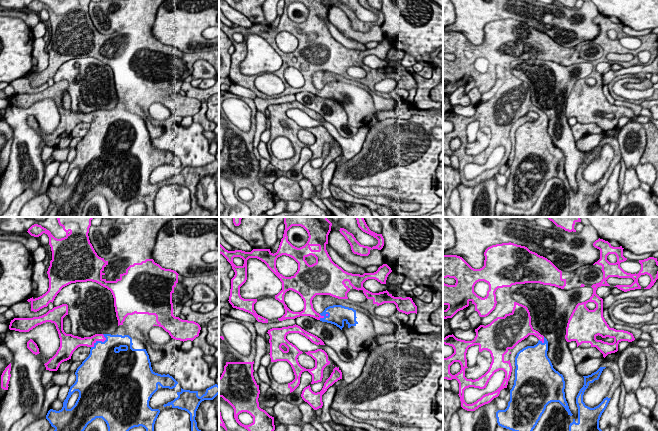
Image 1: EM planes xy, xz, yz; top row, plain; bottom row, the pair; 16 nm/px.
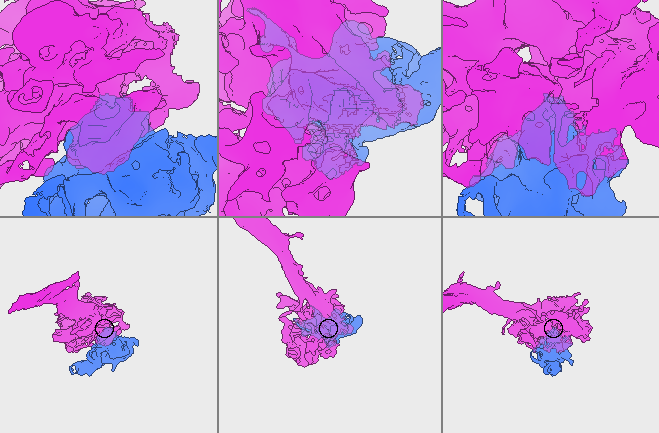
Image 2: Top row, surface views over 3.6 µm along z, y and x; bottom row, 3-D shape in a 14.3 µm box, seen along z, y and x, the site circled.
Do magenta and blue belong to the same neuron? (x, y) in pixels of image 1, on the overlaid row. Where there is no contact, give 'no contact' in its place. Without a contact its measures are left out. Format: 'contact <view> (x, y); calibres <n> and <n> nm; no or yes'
contact xy (100, 340); calibres 160 and 440 nm; yes

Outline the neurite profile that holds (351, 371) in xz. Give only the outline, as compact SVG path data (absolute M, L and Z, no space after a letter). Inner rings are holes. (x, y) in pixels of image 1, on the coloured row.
M320 344L317 346L318 349L324 350L327 353L328 357L330 357L333 362L339 367L342 372L343 382L346 384L354 382L360 376L360 374L362 373L362 369L365 365L366 359L369 355L368 350L363 350L359 352L358 357L355 360L351 362L345 362L342 361L338 357L337 353L329 346Z

